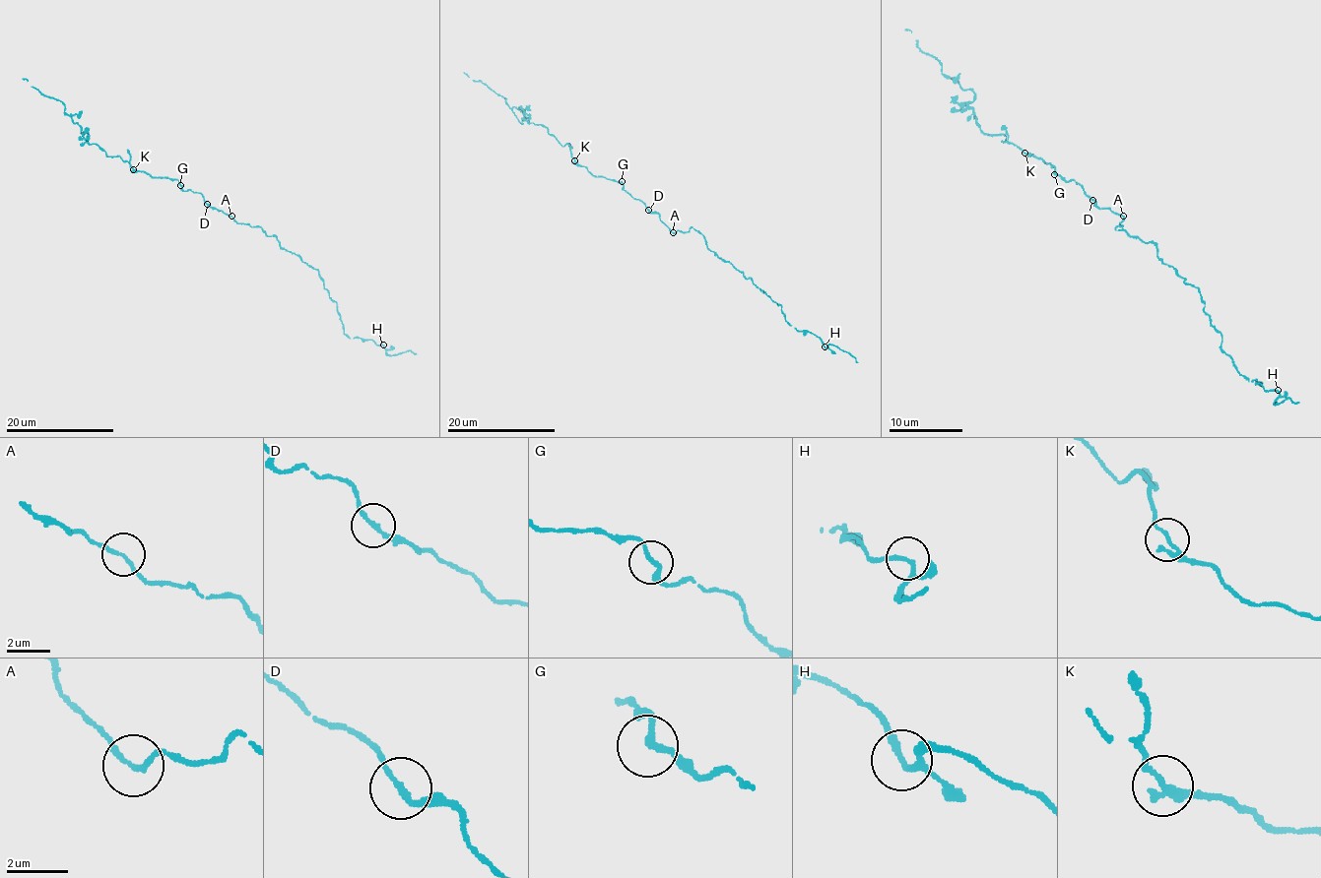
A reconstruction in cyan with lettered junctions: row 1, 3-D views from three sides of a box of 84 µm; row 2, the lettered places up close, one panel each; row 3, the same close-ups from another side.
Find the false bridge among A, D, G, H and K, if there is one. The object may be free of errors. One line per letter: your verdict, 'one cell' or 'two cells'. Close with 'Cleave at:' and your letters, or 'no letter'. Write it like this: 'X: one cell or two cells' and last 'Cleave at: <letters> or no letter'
A: one cell
D: one cell
G: one cell
H: one cell
K: one cell
Cleave at: no letter

